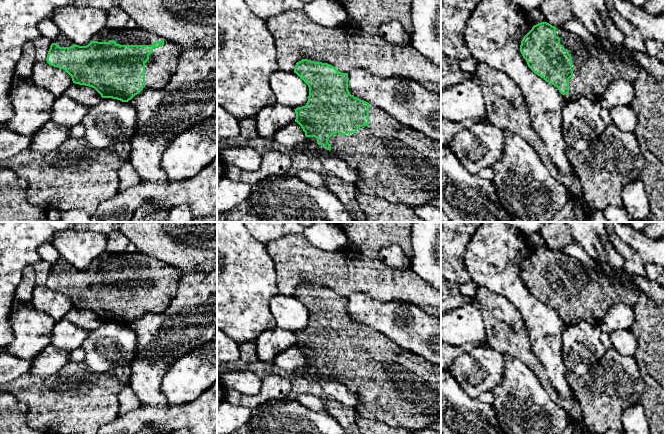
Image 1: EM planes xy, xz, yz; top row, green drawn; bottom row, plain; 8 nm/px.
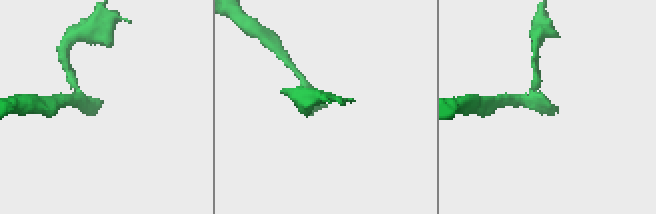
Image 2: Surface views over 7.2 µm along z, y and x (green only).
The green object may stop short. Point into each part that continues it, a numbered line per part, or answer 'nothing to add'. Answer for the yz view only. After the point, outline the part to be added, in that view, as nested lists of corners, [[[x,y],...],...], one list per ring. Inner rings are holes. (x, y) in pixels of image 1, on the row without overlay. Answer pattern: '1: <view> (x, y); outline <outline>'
1: yz (594, 294); outline [[[556,251],[556,260],[560,262],[560,268],[568,274],[572,281],[573,300],[569,303],[569,317],[563,319],[567,326],[580,322],[599,326],[607,311],[613,305],[623,302],[634,307],[637,303],[639,292],[631,283],[623,285],[618,280],[610,280],[592,267],[562,251]]]

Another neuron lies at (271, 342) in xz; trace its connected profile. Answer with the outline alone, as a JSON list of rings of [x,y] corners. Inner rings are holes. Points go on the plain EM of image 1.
[[[277,326],[265,329],[256,339],[258,361],[269,367],[275,367],[274,358],[289,347],[295,346],[295,334]]]

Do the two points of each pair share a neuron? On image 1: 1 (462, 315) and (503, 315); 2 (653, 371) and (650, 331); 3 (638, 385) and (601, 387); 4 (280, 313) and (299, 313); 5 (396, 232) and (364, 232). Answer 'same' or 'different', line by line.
1: different
2: same
3: same
4: same
5: same

